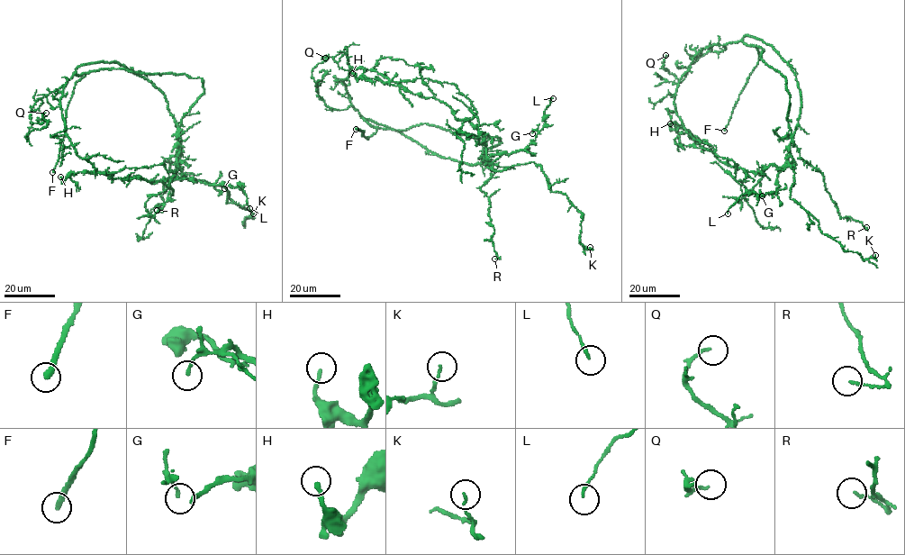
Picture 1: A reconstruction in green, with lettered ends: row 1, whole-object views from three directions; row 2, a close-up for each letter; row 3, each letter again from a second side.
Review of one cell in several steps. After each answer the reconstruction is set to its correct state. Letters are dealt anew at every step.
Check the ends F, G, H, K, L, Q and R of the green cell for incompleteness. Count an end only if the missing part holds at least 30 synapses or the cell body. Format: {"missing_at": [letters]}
{"missing_at": ["F"]}

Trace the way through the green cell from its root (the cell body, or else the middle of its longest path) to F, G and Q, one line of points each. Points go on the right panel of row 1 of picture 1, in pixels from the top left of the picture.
F: (719, 159), (688, 133), (674, 95), (697, 54), (743, 41), (756, 48), (758, 61), (724, 131)
G: (719, 159), (737, 168), (758, 173), (771, 165), (780, 168), (776, 193), (760, 193), (762, 195)
Q: (719, 159), (688, 133), (674, 95), (697, 54), (726, 48), (701, 57), (681, 82), (664, 68), (665, 55)

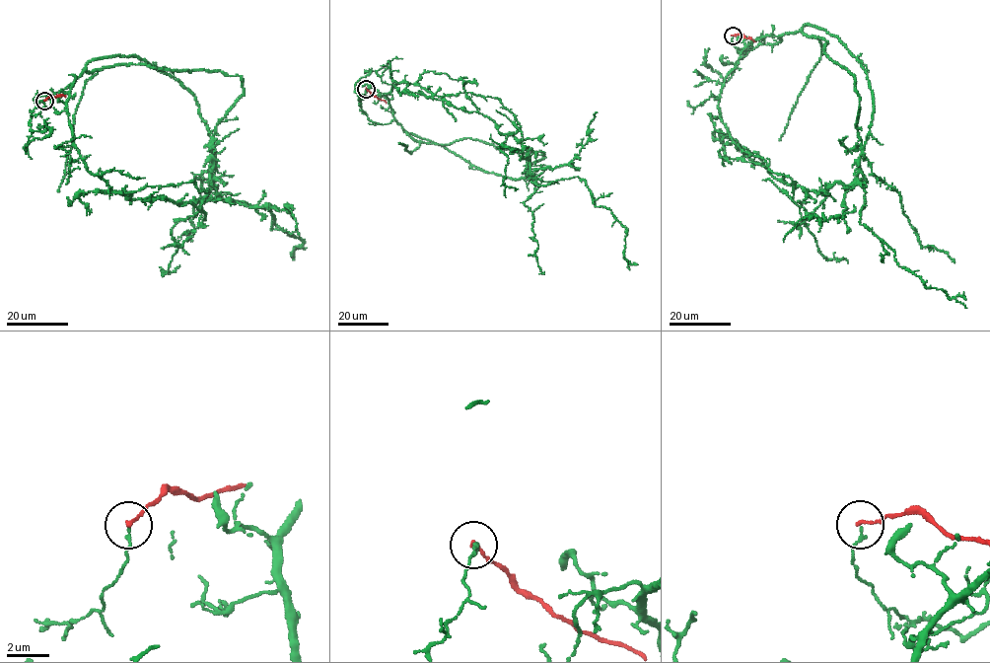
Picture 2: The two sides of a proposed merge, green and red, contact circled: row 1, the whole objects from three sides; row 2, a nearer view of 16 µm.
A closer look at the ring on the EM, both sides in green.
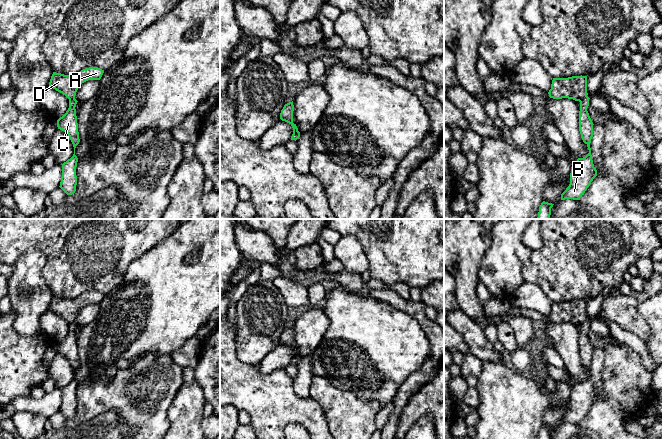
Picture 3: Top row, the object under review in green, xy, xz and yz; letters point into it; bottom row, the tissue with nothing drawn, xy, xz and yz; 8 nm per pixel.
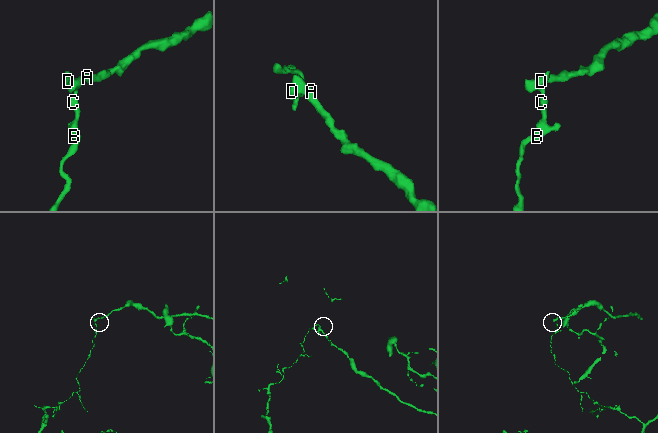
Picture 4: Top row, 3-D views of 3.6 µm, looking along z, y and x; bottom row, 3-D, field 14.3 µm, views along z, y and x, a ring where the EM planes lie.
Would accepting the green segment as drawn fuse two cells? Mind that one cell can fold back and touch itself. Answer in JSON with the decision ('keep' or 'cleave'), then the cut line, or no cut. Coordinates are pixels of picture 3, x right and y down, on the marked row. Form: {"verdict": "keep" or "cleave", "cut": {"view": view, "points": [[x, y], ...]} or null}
{"verdict": "cleave", "cut": {"view": "yz", "points": [[587, 96], [579, 101]]}}

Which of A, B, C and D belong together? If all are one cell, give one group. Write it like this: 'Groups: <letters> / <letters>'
Groups: A D / B C

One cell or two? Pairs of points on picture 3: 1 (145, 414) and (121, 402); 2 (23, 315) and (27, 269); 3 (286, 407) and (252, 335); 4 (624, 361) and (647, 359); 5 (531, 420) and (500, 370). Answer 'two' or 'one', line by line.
1: one
2: one
3: two
4: two
5: one

